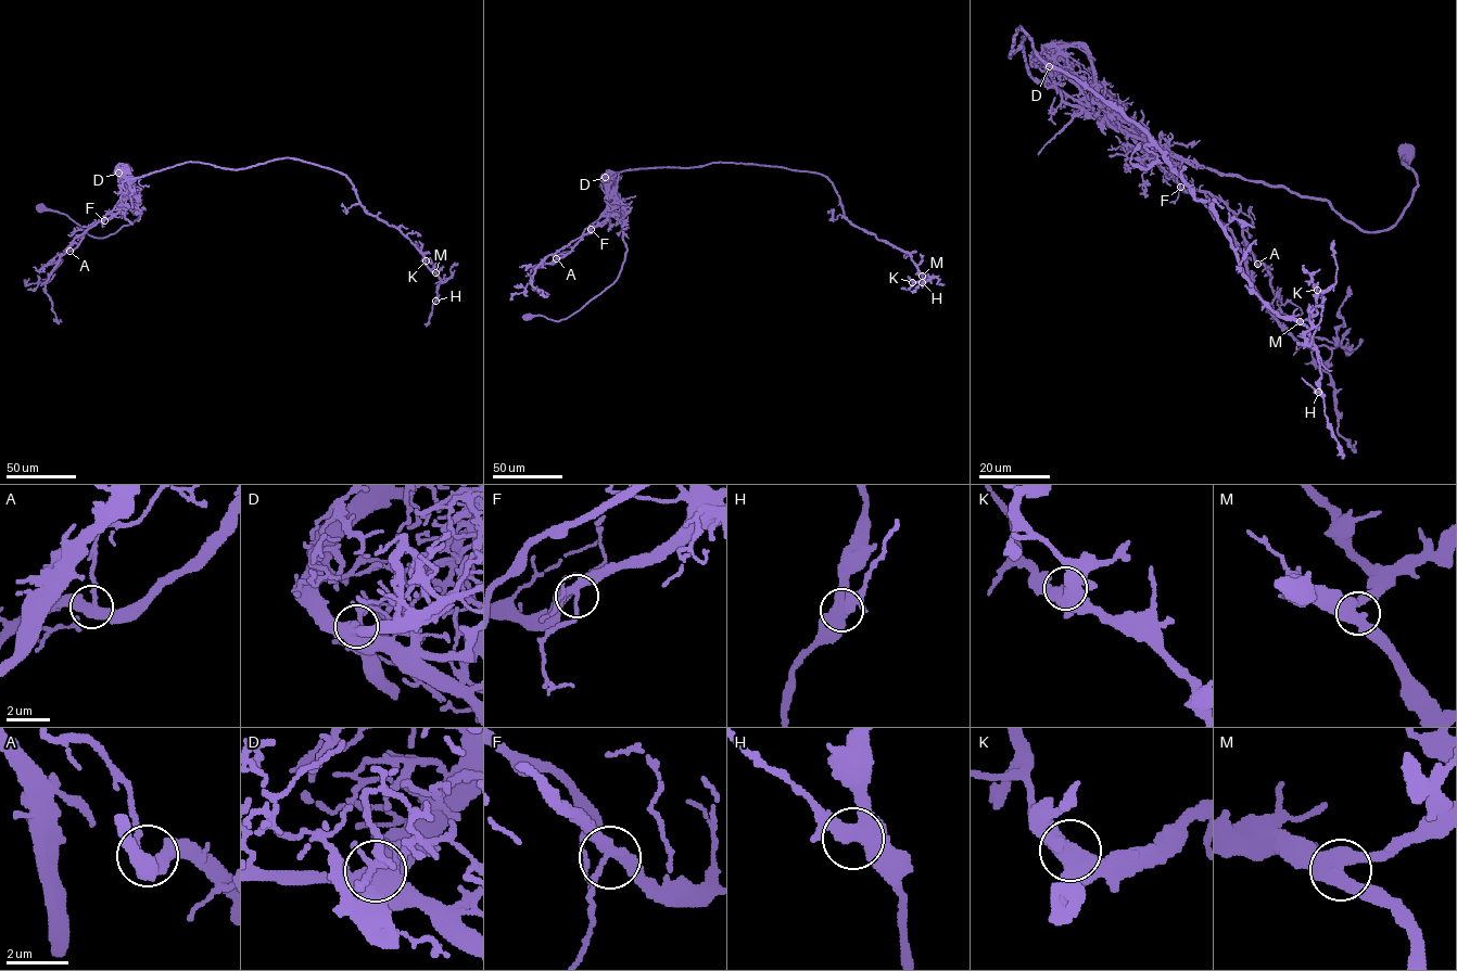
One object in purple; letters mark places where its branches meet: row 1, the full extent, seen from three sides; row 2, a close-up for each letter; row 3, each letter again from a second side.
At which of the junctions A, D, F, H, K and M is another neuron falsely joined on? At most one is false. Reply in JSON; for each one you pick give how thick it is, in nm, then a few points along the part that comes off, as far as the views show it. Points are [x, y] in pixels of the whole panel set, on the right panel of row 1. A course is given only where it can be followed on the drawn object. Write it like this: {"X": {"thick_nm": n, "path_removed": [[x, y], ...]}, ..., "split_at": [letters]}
{"D": {"thick_nm": 500, "path_removed": [[1049, 66], [1041, 48], [1047, 45], [1064, 41], [1088, 51]]}, "split_at": ["D"]}

